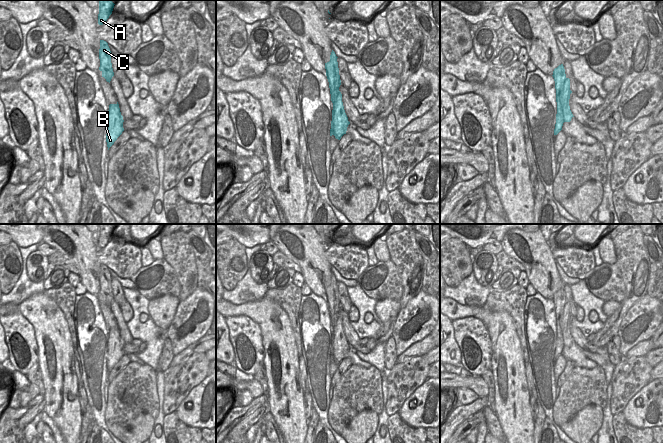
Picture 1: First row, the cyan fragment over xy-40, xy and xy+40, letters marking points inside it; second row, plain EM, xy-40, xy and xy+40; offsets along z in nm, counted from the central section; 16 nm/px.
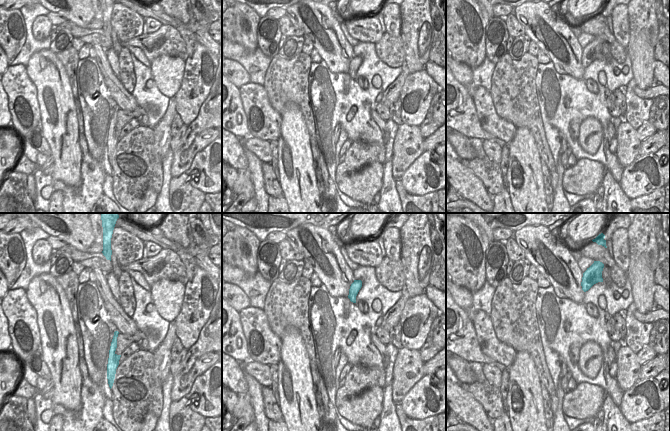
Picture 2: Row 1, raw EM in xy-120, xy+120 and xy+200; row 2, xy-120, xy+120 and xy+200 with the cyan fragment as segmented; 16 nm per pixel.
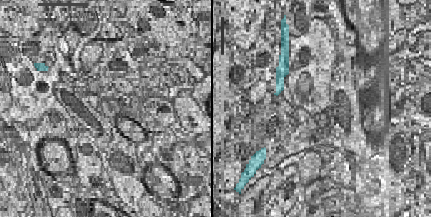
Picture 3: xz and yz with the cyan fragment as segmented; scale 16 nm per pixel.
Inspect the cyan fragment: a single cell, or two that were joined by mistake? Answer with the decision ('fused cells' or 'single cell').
fused cells

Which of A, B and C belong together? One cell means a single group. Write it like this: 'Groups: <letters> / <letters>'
Groups: A C / B.

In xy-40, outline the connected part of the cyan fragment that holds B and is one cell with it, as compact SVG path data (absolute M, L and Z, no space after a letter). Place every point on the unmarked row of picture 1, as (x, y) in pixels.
M118 326L116 328L110 328L108 334L107 358L106 358L106 366L108 374L124 355L123 346L124 344L120 336Z

